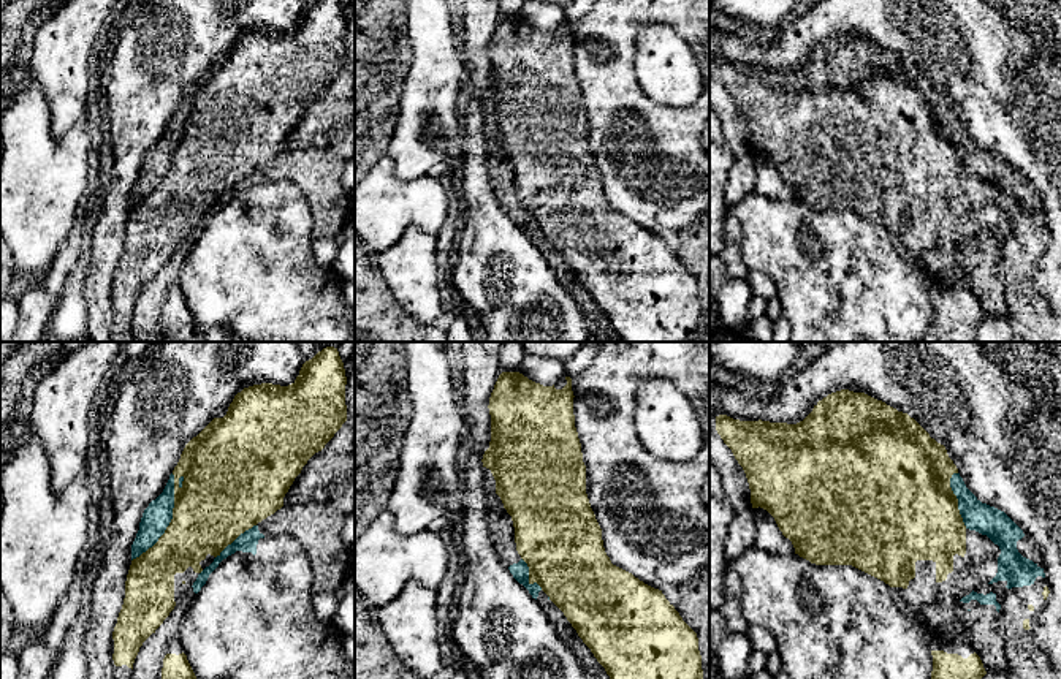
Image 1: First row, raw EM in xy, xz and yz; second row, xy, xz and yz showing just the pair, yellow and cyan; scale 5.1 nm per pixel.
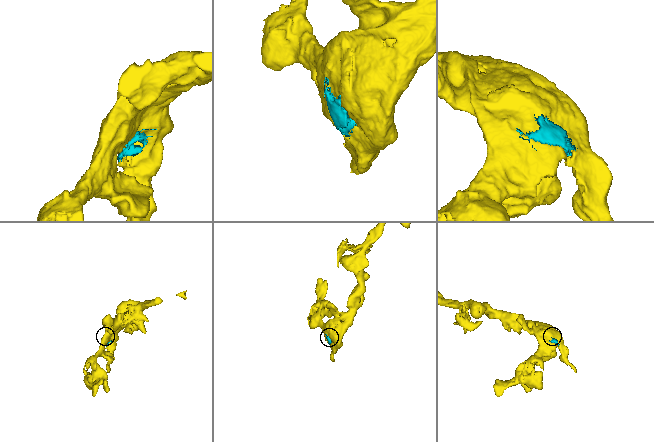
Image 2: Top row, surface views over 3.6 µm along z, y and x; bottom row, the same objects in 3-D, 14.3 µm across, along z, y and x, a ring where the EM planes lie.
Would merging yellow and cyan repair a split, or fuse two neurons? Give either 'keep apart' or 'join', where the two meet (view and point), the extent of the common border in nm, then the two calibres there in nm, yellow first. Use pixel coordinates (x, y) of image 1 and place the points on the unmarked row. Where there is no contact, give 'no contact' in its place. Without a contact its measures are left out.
keep apart; contact xy (171, 165); length 500 nm; calibres 400 and 140 nm

